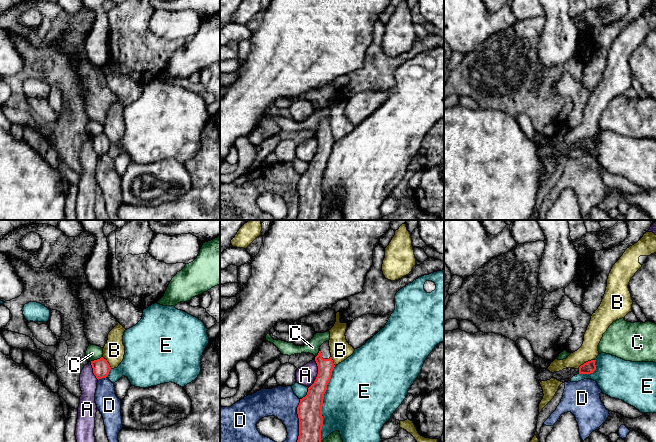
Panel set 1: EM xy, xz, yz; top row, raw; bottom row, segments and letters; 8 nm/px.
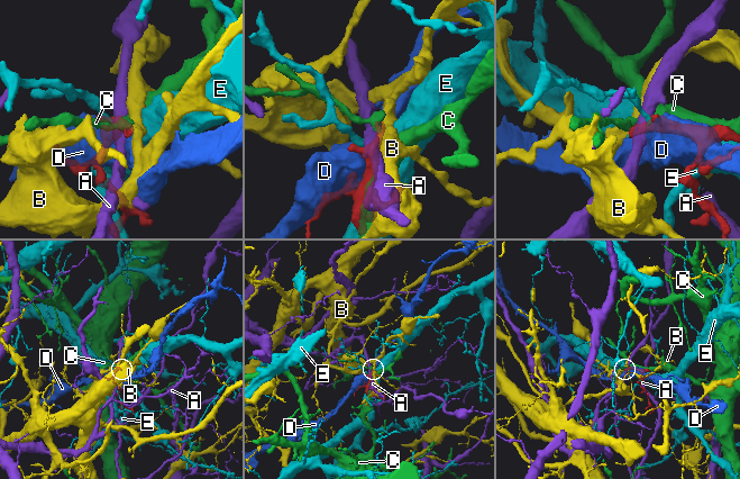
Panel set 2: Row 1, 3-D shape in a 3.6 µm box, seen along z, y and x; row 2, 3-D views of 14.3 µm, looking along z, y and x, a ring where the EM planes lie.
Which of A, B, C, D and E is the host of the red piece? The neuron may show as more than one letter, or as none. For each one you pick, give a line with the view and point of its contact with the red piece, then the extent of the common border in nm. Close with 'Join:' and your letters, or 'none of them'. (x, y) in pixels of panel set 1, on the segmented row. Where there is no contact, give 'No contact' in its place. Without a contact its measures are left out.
Join: none of them

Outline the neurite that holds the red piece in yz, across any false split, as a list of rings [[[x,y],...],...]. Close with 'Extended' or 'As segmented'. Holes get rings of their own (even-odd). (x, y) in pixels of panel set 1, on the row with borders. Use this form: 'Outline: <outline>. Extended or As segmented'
Outline: [[[460,329],[444,331],[444,442],[530,442],[544,396],[540,382],[555,378],[565,383],[577,374],[591,374],[595,370],[595,360],[591,360],[578,369],[552,373],[529,363],[516,342],[505,336],[481,331],[473,334]]]. Extended

